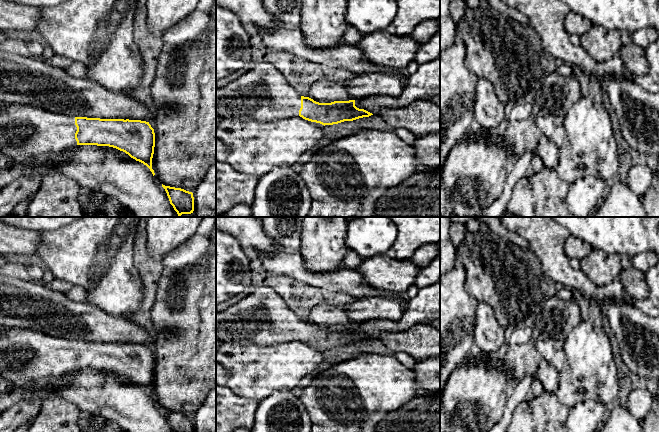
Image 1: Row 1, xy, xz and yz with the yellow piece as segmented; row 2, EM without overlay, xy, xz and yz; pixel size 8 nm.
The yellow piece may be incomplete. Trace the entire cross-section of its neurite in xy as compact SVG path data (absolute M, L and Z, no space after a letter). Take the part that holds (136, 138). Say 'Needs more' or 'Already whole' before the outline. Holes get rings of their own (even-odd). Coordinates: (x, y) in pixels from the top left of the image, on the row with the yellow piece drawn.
Needs more. M0 103L0 152L16 162L33 156L59 154L76 145L109 146L146 165L153 176L155 133L149 122L55 114L41 108Z

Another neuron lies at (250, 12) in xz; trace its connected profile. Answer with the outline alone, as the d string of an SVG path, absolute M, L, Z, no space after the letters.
M216 0L216 4L235 13L245 28L255 26L268 30L282 25L267 11L262 0Z

